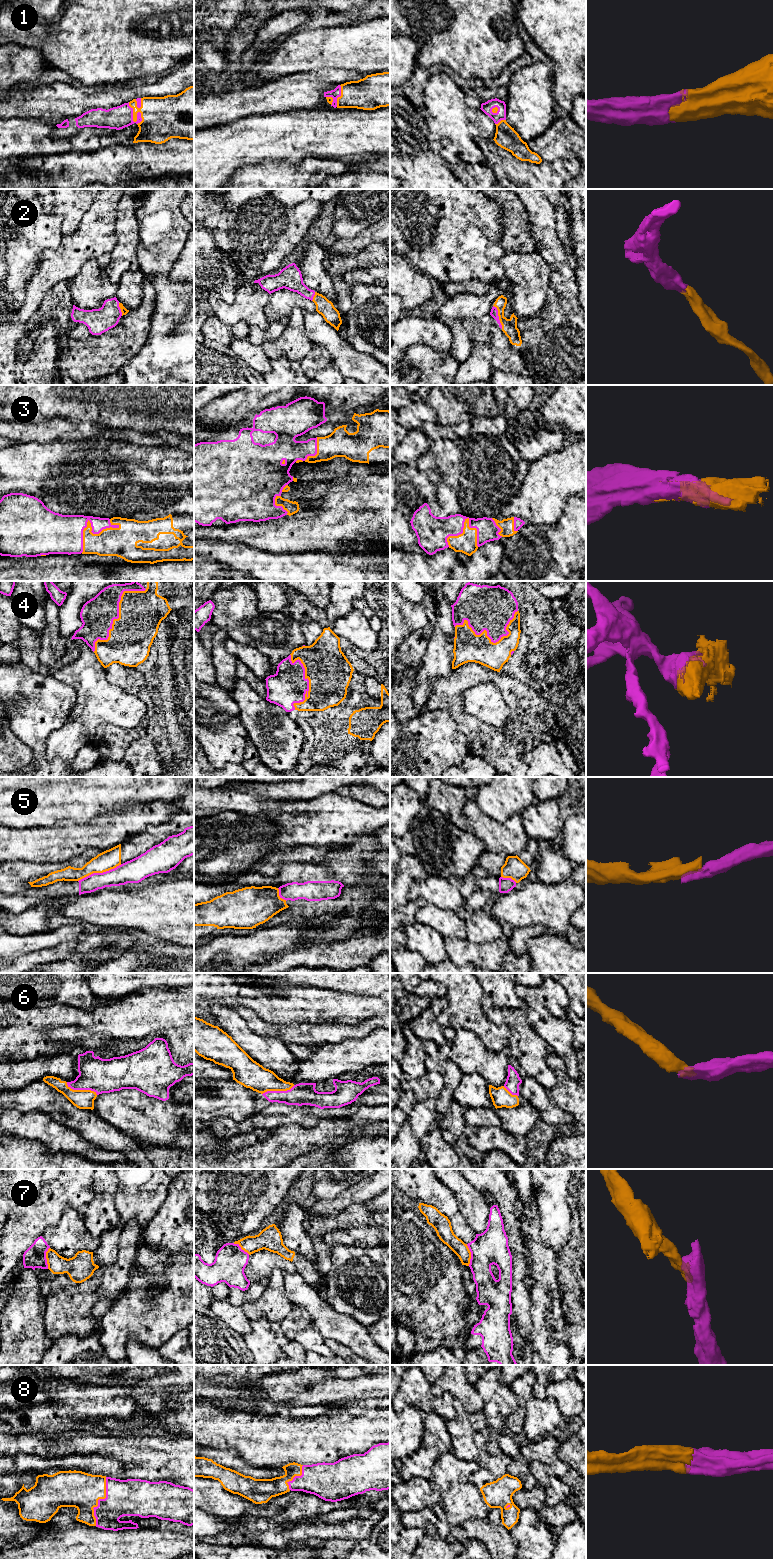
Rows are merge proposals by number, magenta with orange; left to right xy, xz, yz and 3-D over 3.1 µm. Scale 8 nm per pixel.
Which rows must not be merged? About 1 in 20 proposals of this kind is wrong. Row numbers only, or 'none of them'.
5, 7

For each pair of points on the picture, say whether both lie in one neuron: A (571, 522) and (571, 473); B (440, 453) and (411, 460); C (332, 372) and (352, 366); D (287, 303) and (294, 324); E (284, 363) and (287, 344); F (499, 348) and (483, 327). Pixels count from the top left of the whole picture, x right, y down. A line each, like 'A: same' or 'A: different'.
A: different
B: different
C: different
D: different
E: different
F: same

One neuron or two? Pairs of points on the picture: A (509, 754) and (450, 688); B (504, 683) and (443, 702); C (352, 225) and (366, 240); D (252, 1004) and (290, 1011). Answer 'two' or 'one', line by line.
A: one
B: one
C: two
D: one

